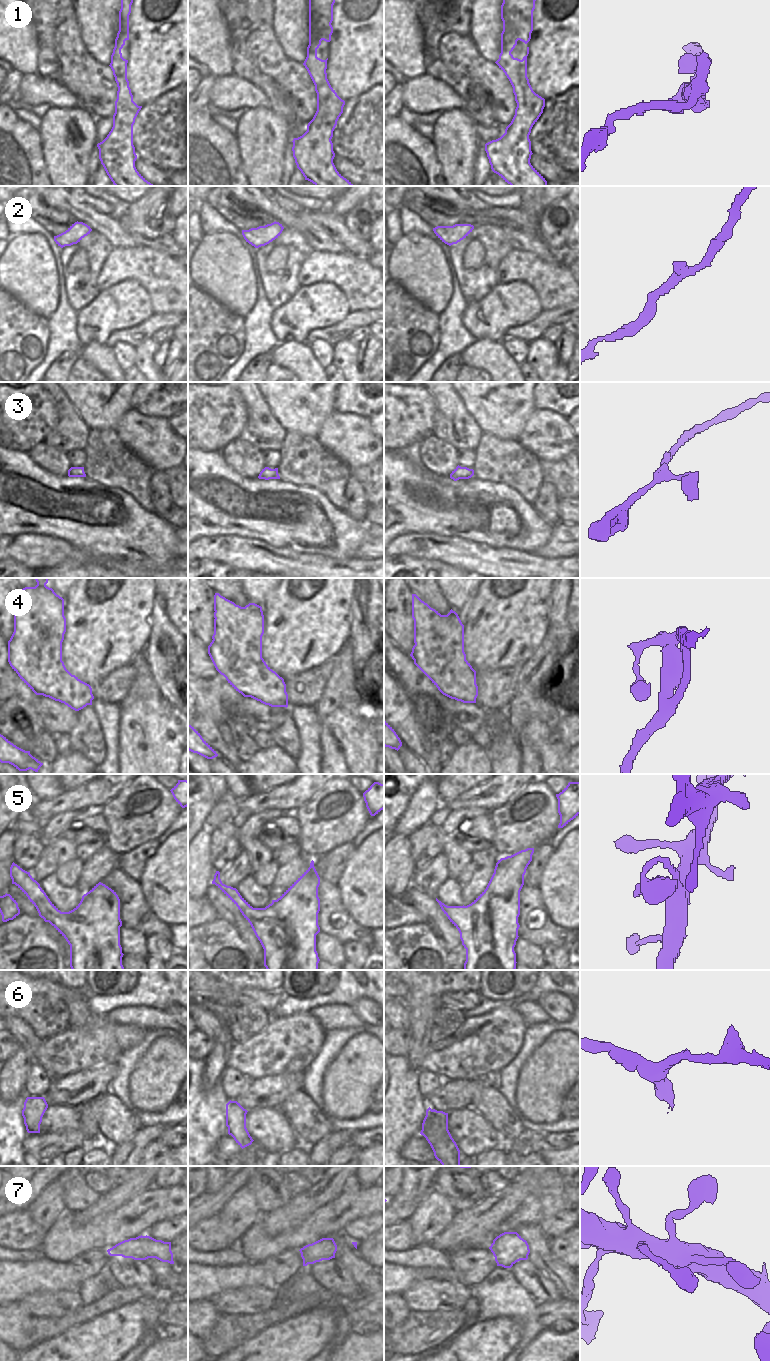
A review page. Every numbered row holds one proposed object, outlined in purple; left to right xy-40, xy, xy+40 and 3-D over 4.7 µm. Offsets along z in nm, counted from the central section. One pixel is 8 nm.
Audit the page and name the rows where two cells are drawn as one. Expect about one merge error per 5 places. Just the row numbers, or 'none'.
4, 6

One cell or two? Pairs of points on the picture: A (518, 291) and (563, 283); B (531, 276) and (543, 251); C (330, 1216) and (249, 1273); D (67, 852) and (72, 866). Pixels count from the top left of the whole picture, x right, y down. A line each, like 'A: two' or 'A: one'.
A: two
B: two
C: two
D: two

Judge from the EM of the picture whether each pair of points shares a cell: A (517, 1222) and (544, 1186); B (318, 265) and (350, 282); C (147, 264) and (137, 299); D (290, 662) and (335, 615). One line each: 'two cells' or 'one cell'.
A: two cells
B: one cell
C: two cells
D: one cell

